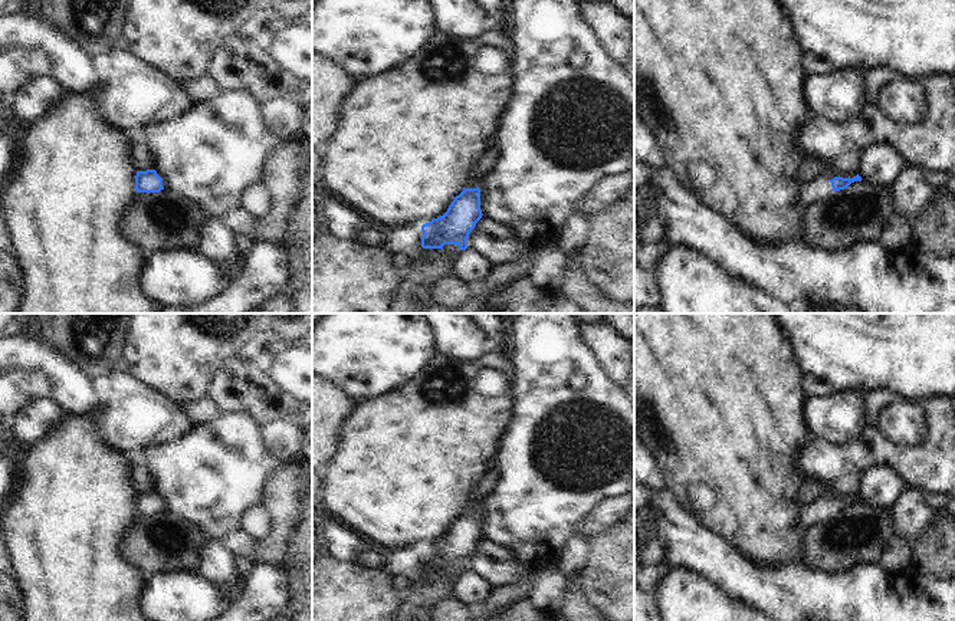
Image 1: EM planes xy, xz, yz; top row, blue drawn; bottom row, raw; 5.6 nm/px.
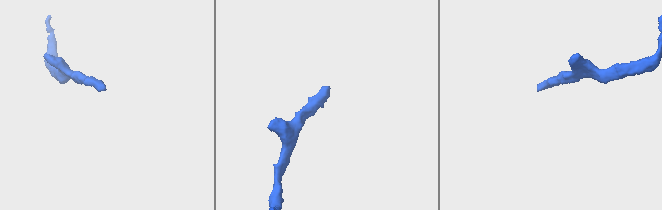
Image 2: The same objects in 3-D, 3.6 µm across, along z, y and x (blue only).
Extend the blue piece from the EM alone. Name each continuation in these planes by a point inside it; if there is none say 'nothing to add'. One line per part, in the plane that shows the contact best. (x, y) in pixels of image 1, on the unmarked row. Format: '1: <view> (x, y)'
1: yz (820, 511)

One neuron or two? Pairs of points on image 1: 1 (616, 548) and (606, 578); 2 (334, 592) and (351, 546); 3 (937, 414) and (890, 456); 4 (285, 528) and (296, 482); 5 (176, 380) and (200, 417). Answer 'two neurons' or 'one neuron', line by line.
1: one neuron
2: two neurons
3: one neuron
4: one neuron
5: two neurons

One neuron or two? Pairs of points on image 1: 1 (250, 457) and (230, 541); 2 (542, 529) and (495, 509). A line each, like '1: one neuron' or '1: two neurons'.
1: two neurons
2: one neuron

